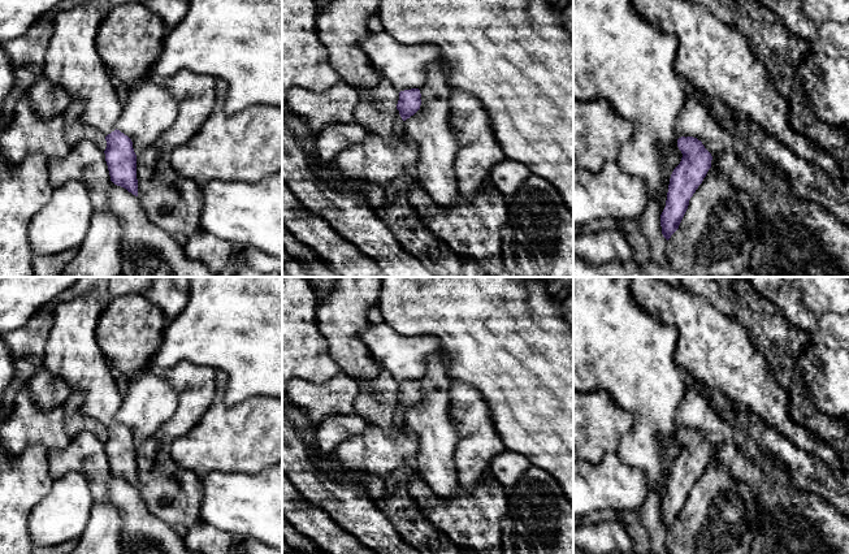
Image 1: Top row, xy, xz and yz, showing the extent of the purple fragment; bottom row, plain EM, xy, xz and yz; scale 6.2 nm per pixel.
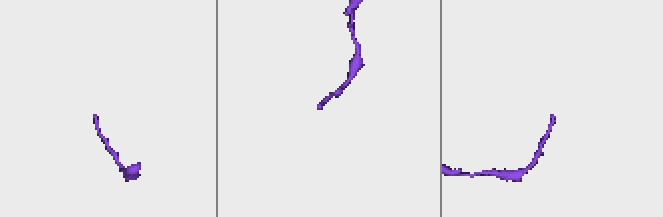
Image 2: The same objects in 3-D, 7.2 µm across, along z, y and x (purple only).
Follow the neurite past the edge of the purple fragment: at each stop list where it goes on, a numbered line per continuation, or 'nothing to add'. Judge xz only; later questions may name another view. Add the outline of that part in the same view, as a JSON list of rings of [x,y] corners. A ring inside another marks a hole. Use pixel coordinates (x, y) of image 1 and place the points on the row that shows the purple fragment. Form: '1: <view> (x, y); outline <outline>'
1: xz (376, 160); outline [[[398,113],[393,124],[391,139],[376,133],[367,133],[356,144],[343,148],[333,166],[342,174],[342,183],[350,190],[359,190],[356,182],[386,183],[407,173],[417,161],[417,143],[412,140]]]

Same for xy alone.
1: xy (73, 63); outline [[[78,5],[55,14],[46,52],[44,77],[64,88],[72,99],[85,100],[82,125],[92,126],[107,137],[116,130],[124,104],[96,48],[96,34],[103,17],[104,14],[95,5]]]

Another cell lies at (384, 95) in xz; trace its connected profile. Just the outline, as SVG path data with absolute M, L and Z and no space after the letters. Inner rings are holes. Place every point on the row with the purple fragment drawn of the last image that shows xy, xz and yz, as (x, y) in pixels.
M378 72L376 73L380 83L371 92L361 94L361 98L372 100L381 112L387 113L397 108L399 92L389 82L385 82Z

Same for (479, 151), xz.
M452 90L450 114L450 124L459 143L455 160L459 194L472 199L489 183L493 166L507 157L495 140L493 126L477 98Z

